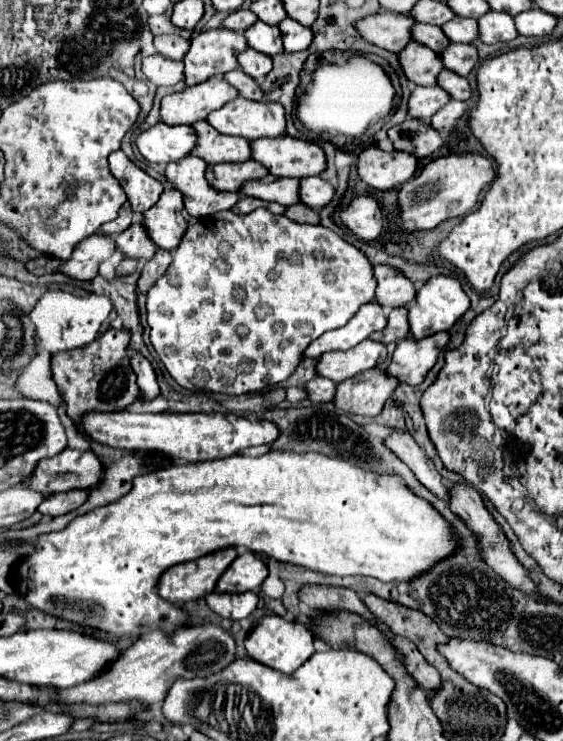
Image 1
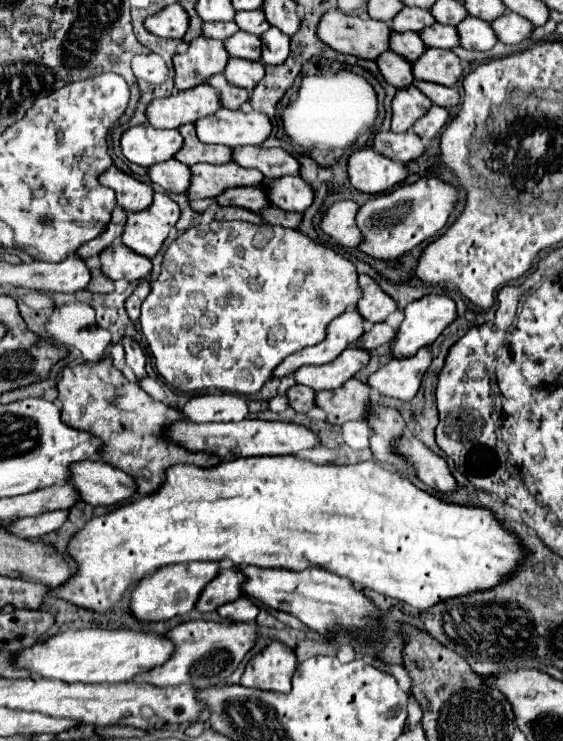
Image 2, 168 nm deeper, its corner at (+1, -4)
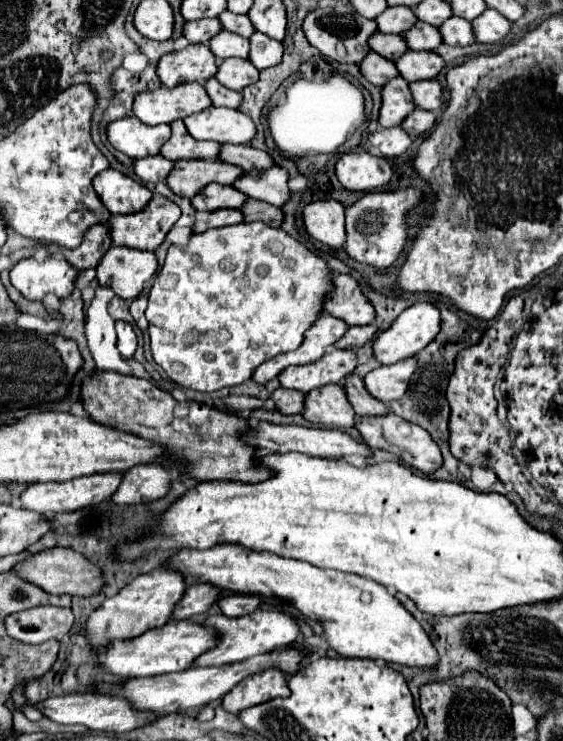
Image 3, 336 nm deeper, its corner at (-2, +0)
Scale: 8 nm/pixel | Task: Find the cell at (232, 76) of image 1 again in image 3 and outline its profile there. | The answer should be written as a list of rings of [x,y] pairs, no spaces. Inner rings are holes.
[[[209,78],[205,82],[205,90],[209,92],[213,106],[227,106],[227,108],[239,108],[241,106],[241,92],[233,92],[229,88],[225,88],[217,78]]]

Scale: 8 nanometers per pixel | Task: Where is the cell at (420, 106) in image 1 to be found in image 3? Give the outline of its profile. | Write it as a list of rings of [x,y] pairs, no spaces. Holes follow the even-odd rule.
[[[399,78],[389,80],[389,84],[383,86],[383,106],[379,112],[379,124],[383,128],[399,126],[409,112],[417,110],[413,104],[413,94],[409,92],[409,82]]]

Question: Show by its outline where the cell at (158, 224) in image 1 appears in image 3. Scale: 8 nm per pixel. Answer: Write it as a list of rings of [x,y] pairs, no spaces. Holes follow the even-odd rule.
[[[157,194],[143,210],[111,216],[107,222],[111,226],[111,238],[115,246],[153,252],[163,244],[167,232],[173,228],[179,216],[179,206]]]

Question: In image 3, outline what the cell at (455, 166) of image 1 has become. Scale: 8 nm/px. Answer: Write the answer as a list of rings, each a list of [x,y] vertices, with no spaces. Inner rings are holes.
[[[413,186],[391,192],[363,194],[353,206],[347,208],[347,242],[345,242],[347,254],[357,262],[365,262],[375,268],[391,266],[405,248],[409,212],[421,202],[423,192]]]

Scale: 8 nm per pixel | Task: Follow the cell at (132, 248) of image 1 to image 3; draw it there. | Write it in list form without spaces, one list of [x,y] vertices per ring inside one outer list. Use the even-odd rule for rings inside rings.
[[[111,246],[97,266],[97,280],[121,298],[135,298],[157,266],[153,252]]]

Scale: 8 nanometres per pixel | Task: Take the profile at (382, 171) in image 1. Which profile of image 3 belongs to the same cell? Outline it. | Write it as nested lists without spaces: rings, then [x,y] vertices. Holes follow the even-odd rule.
[[[361,150],[343,154],[335,164],[335,172],[339,182],[347,190],[355,192],[369,192],[381,188],[393,176],[393,168],[387,158]]]

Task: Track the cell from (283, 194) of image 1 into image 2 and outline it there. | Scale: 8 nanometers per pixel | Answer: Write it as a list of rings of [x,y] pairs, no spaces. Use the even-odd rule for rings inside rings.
[[[262,186],[228,188],[226,192],[222,192],[216,198],[216,204],[218,206],[238,206],[238,208],[246,208],[246,210],[252,210],[252,212],[258,212],[264,206],[268,206],[266,192],[262,192]]]

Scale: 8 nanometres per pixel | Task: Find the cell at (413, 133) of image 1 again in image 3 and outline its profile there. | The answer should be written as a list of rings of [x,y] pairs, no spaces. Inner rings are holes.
[[[393,126],[393,128],[385,128],[385,130],[377,130],[373,134],[369,134],[369,142],[371,146],[375,146],[385,158],[395,158],[401,156],[403,152],[407,152],[413,144],[411,136],[401,128],[401,126]]]

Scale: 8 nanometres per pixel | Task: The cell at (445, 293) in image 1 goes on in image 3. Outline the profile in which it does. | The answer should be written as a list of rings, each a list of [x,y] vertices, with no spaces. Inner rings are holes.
[[[429,302],[409,306],[391,324],[389,330],[381,332],[373,344],[375,358],[381,364],[393,364],[415,356],[437,332],[441,330],[439,308]]]

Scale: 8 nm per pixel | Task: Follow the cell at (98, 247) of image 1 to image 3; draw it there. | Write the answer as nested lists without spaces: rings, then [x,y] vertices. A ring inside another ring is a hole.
[[[47,256],[43,260],[23,258],[19,260],[11,272],[11,284],[31,300],[41,300],[45,294],[55,294],[65,298],[73,292],[73,282],[77,278],[77,268],[73,268],[67,260],[59,256]]]

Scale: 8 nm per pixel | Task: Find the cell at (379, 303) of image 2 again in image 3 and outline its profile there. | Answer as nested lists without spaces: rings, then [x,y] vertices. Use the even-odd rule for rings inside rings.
[[[335,274],[335,294],[325,300],[325,312],[345,320],[349,326],[375,320],[375,308],[361,292],[359,282],[349,274]]]

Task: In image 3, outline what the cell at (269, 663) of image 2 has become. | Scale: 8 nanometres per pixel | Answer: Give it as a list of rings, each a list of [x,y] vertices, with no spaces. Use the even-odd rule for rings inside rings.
[[[269,668],[241,680],[241,684],[237,684],[237,688],[223,698],[223,708],[231,714],[237,714],[243,708],[267,702],[275,696],[289,696],[287,674],[279,668]]]

